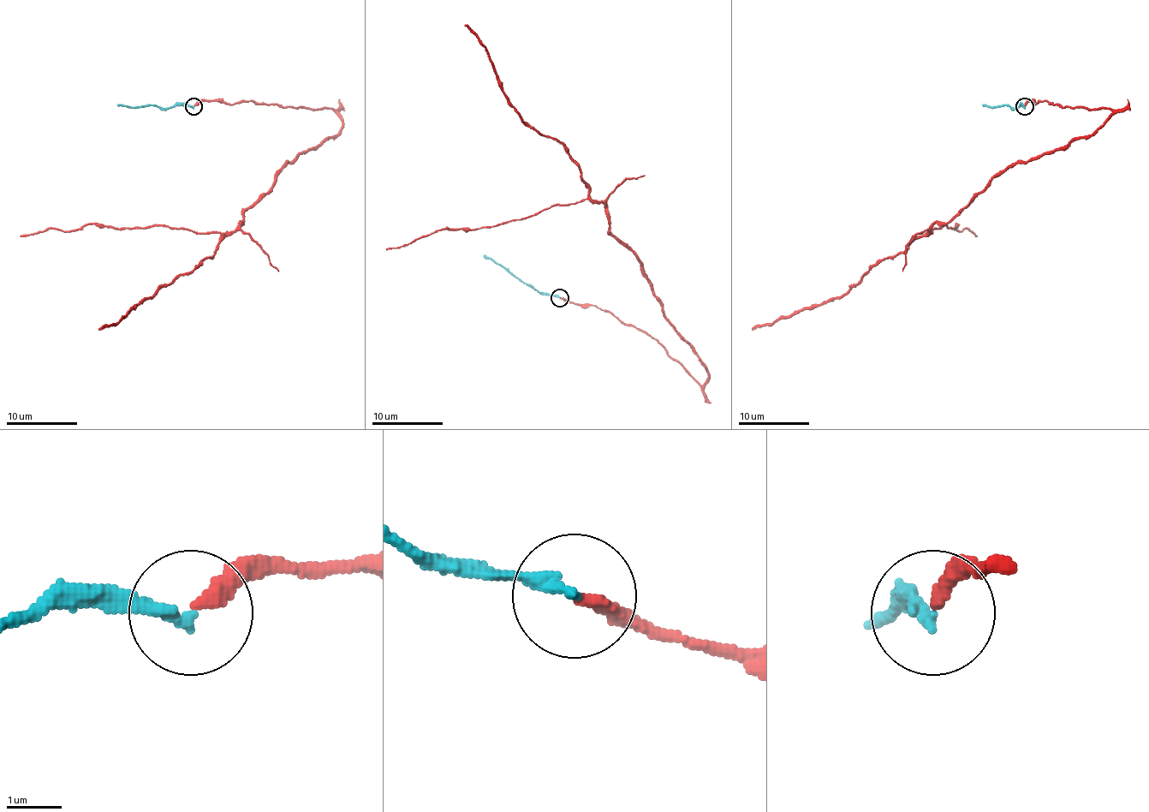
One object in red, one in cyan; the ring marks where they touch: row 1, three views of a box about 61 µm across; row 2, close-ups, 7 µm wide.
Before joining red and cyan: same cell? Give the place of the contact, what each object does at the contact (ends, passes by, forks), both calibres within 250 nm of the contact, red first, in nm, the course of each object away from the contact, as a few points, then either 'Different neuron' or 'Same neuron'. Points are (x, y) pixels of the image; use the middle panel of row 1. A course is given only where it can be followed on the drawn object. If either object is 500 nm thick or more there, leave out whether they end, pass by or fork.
Place: (559, 297). At the ring red ends. At the ring cyan ends. Thickness 240 nm (red) against 220 nm. Course of red: (559, 298), (609, 310), (697, 381), (708, 378), (577, 162), (521, 119), (465, 25). Course of cyan: (559, 298), (539, 295), (483, 255). Same neuron

